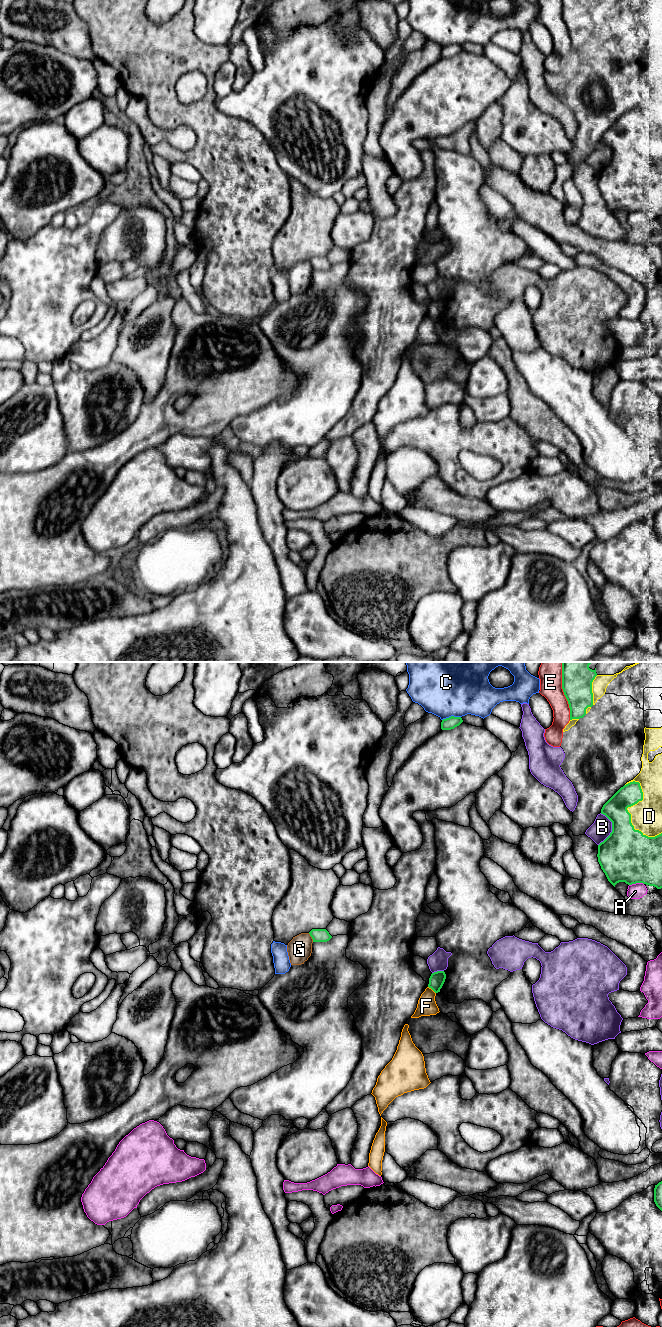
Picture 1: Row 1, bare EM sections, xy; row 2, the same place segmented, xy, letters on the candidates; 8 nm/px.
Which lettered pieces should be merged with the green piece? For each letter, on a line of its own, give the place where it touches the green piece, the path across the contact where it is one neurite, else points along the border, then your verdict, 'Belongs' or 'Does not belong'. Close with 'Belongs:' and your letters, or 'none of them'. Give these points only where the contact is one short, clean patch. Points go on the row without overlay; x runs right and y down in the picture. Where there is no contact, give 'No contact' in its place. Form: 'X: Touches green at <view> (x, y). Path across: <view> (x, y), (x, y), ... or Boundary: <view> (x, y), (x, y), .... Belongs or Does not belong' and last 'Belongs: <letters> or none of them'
A: Touches green at xy (636, 210). Does not belong
B: Touches green at xy (612, 157). Does not belong
C: Touches green at xy (451, 44). Does not belong
D: Touches green at xy (626, 137). Does not belong
E: Touches green at xy (565, 24). Does not belong
F: Touches green at xy (432, 317). Boundary: xy (428, 314), (435, 321). Does not belong
G: Touches green at xy (311, 264). Does not belong
Belongs: none of them

